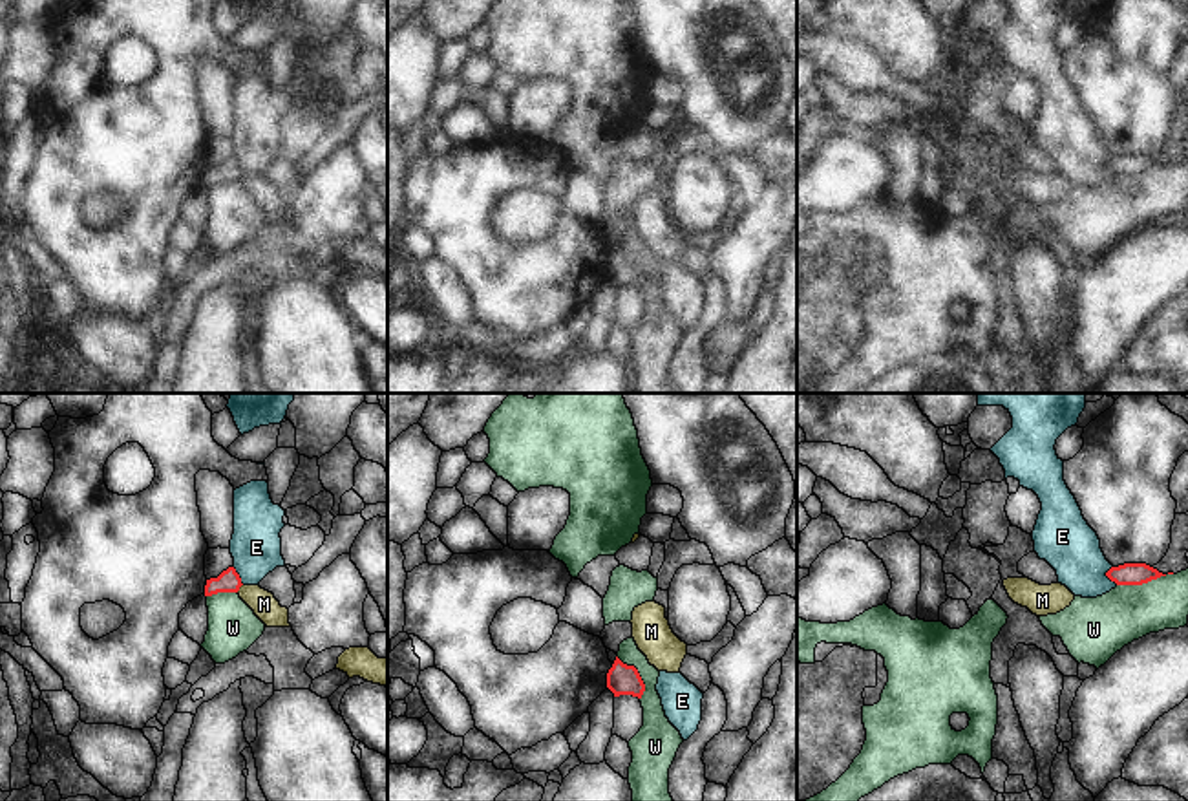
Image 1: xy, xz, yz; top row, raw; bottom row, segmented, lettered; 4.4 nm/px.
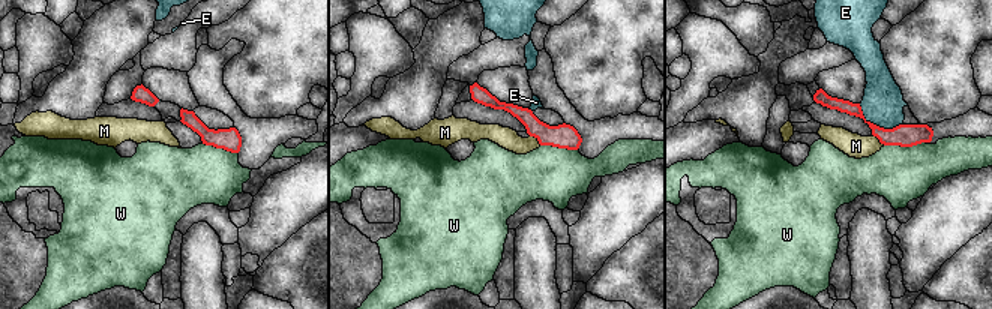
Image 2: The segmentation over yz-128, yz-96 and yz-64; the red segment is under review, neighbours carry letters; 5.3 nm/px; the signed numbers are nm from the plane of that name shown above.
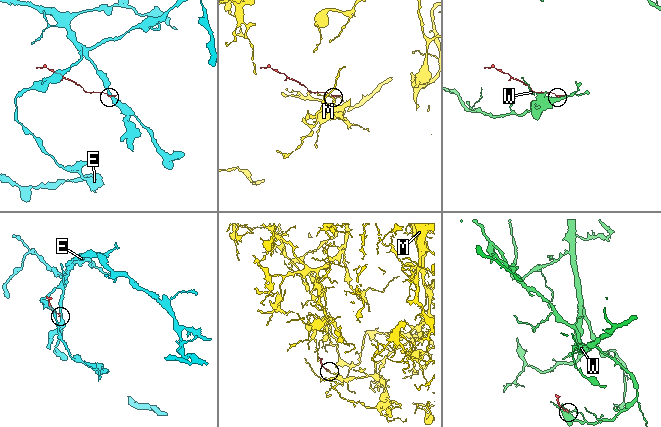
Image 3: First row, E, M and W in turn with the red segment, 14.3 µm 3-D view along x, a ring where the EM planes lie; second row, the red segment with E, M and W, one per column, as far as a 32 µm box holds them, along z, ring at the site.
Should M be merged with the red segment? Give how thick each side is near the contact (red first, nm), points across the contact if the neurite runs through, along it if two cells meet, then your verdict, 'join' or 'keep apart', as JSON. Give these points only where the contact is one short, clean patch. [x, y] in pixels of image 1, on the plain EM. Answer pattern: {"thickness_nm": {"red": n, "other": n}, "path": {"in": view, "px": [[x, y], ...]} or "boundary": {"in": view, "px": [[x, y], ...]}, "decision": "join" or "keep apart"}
{"thickness_nm": {"red": 100, "other": 120}, "boundary": {"in": "xy", "px": [[242, 174], [236, 181]]}, "decision": "keep apart"}

